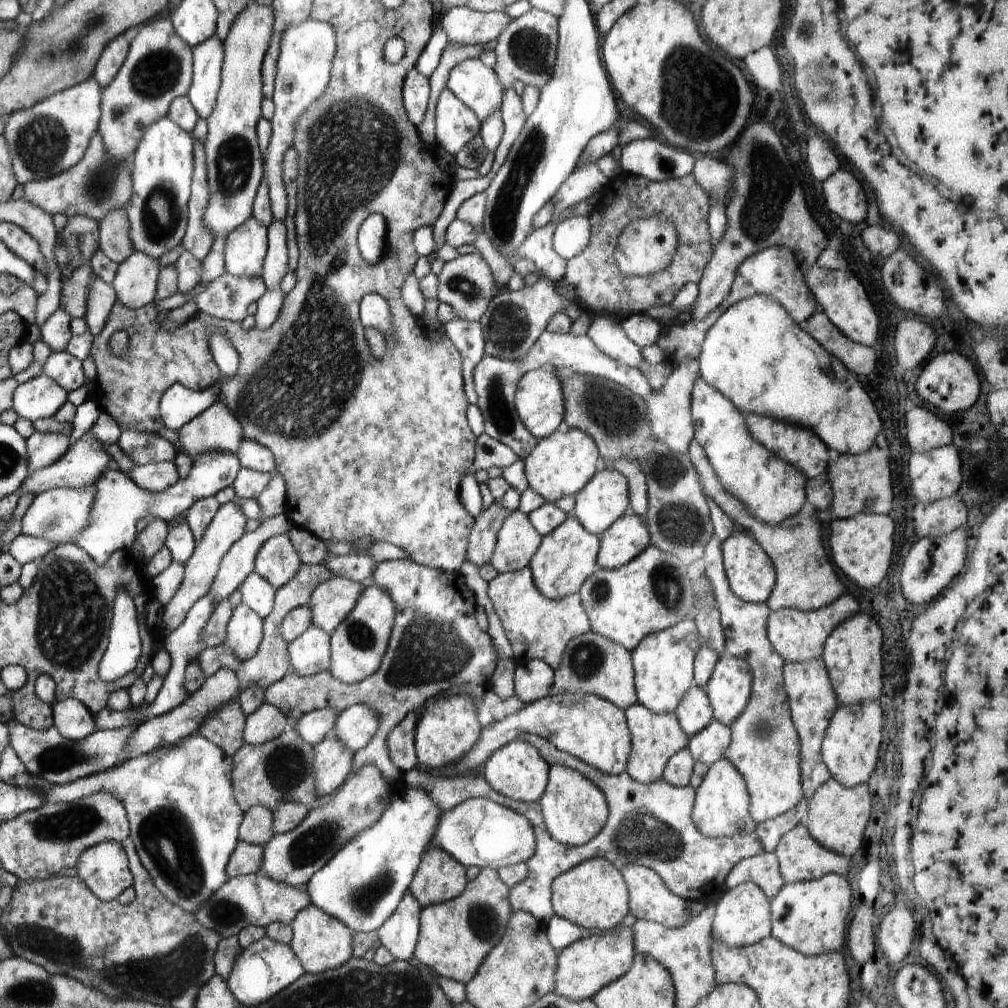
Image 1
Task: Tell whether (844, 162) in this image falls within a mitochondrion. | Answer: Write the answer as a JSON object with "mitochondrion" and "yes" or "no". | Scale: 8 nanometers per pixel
{"mitochondrion":"no"}

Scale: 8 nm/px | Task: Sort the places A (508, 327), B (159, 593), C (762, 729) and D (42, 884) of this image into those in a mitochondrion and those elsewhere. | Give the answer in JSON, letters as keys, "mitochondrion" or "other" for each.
{"A":"mitochondrion","B":"other","C":"mitochondrion","D":"other"}

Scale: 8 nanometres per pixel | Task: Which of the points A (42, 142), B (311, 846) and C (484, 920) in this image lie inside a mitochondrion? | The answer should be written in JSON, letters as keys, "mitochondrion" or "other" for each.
{"A":"mitochondrion","B":"mitochondrion","C":"mitochondrion"}

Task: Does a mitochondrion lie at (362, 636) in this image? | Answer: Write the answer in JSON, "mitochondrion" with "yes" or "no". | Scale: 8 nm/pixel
{"mitochondrion":"yes"}

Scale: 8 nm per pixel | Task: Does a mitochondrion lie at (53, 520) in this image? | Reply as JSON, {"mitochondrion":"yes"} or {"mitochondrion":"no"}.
{"mitochondrion":"yes"}

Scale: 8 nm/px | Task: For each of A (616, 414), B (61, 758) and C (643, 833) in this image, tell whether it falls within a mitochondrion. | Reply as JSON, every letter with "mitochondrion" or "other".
{"A":"mitochondrion","B":"mitochondrion","C":"mitochondrion"}

